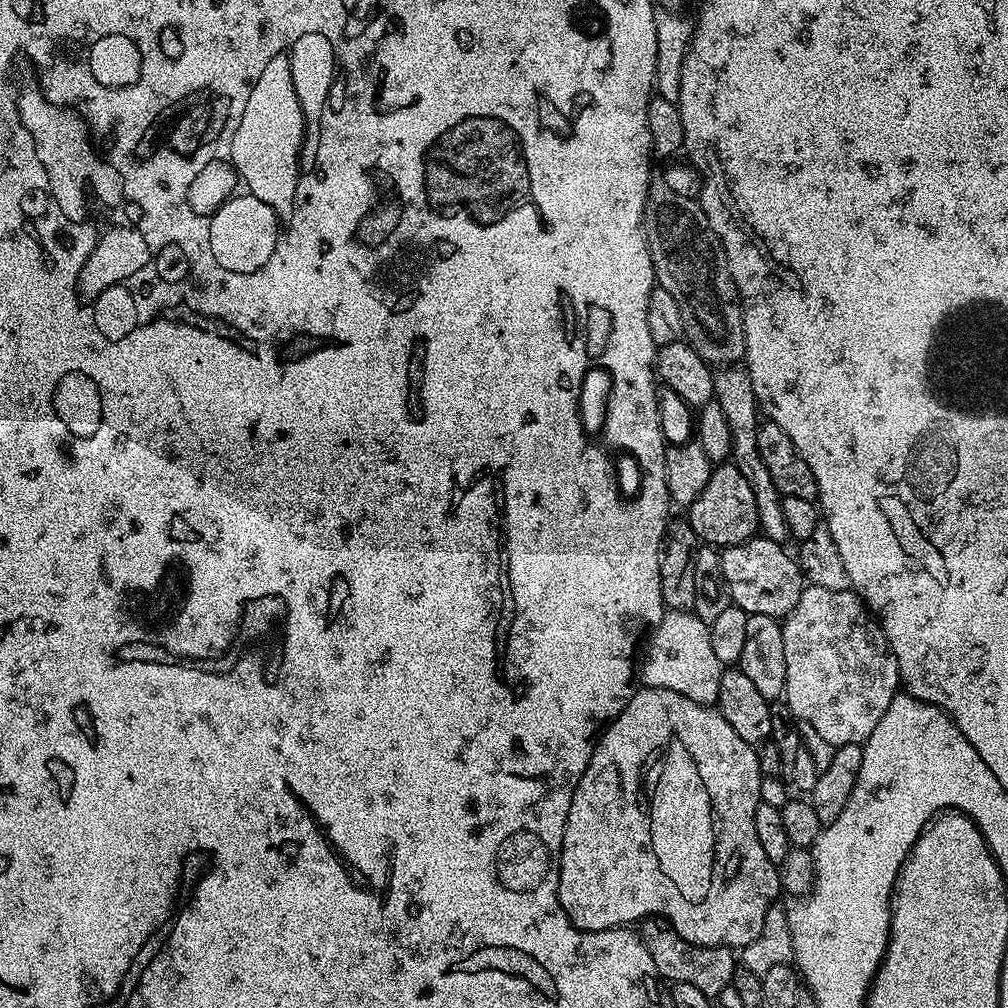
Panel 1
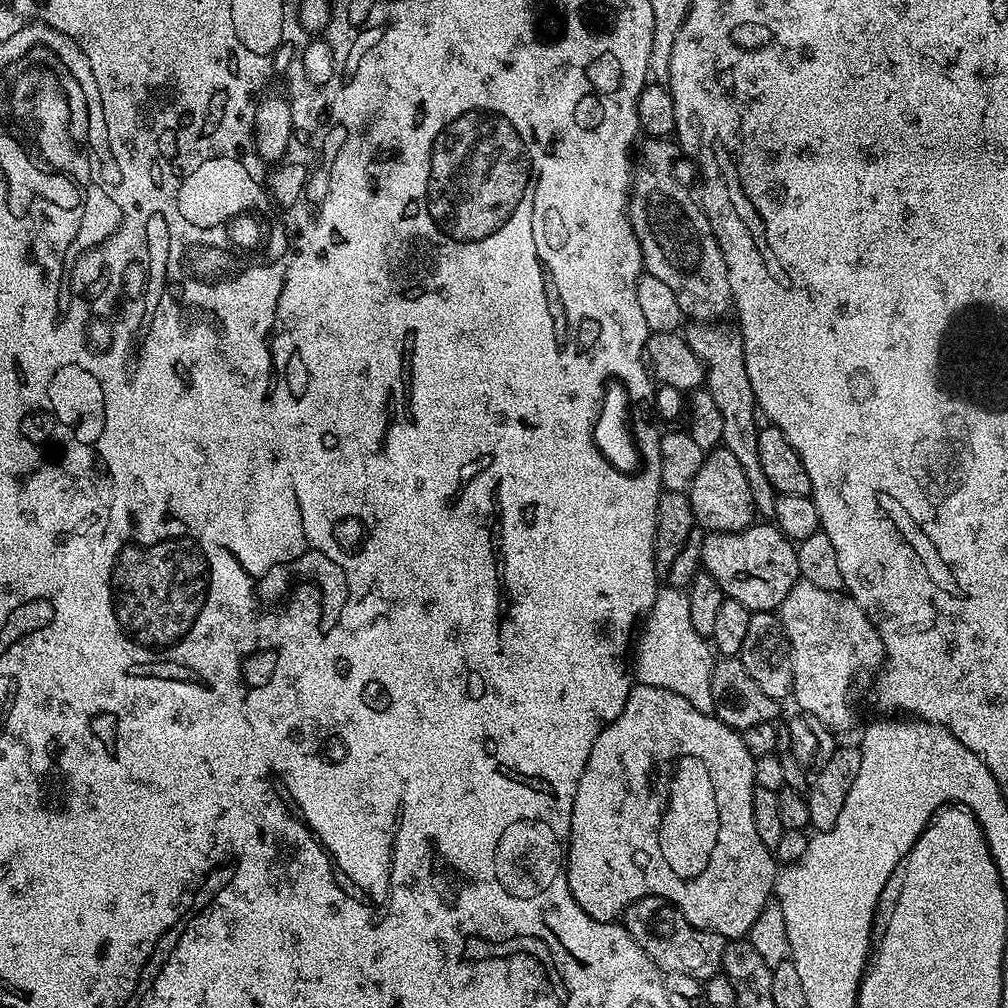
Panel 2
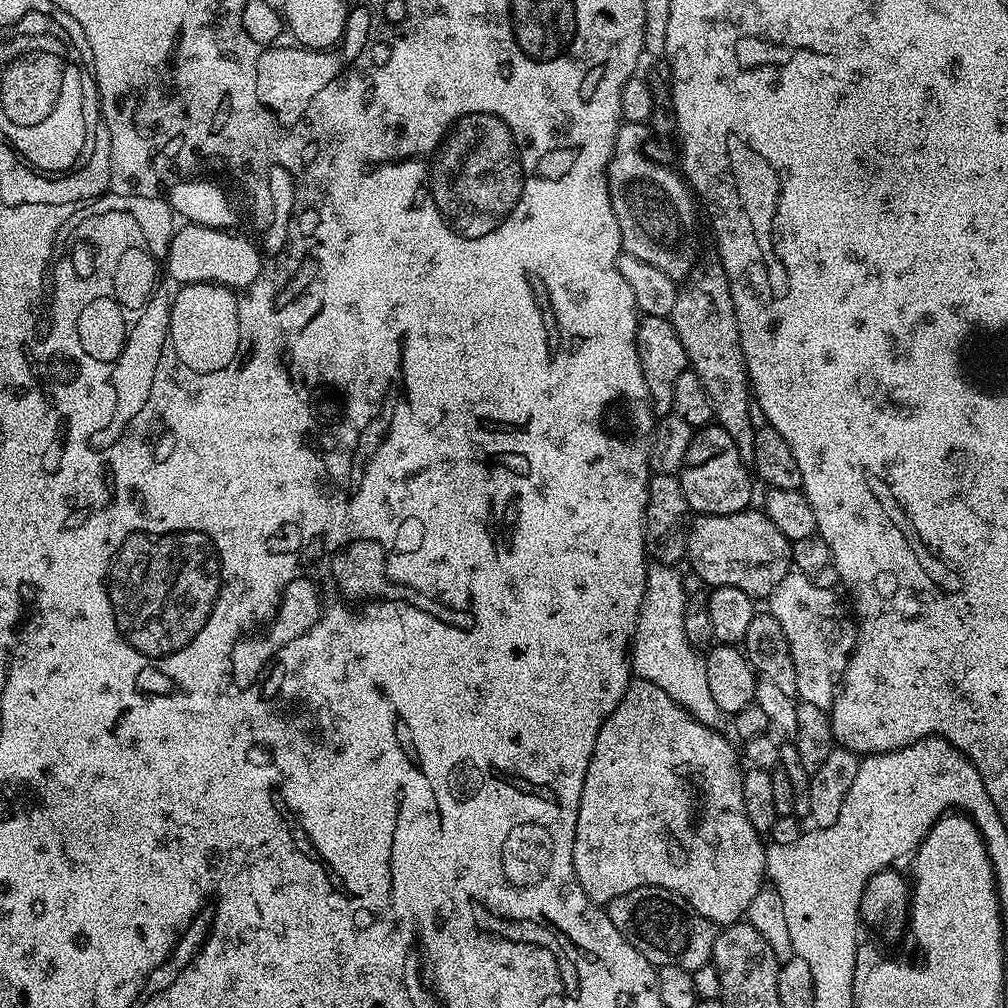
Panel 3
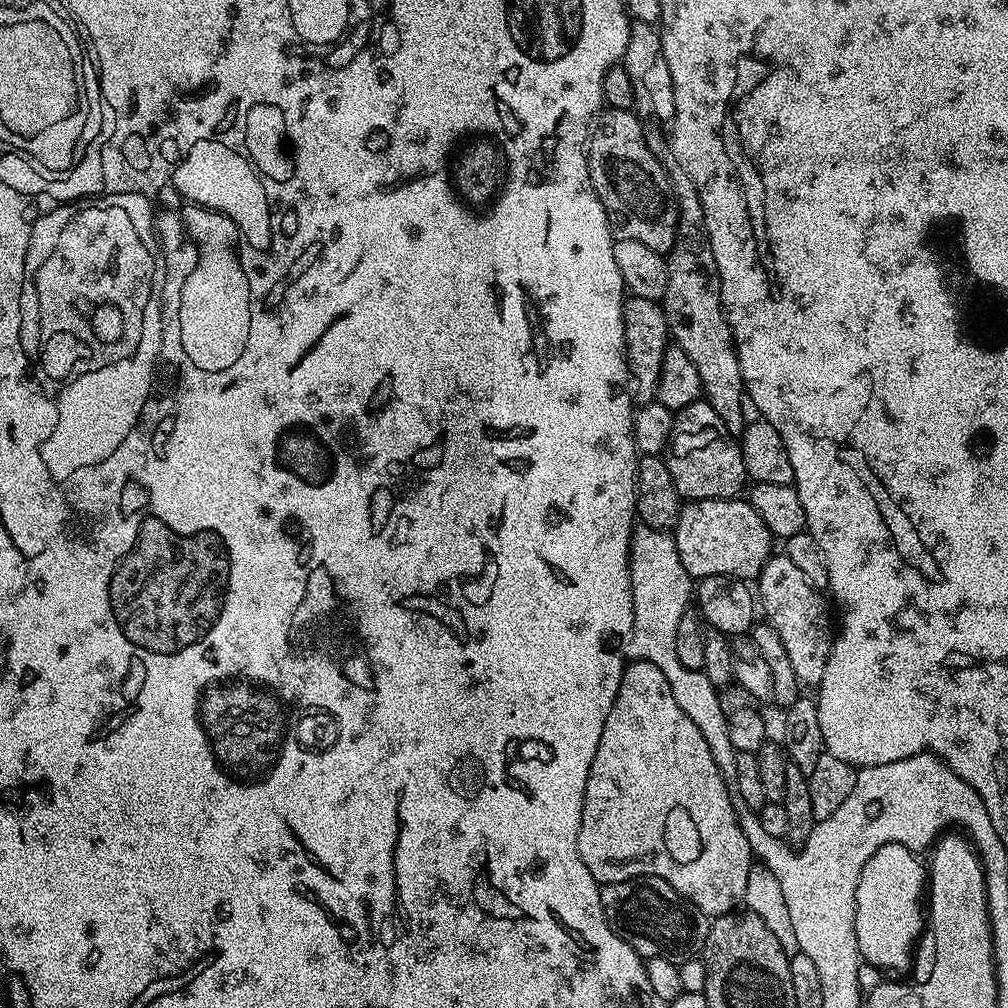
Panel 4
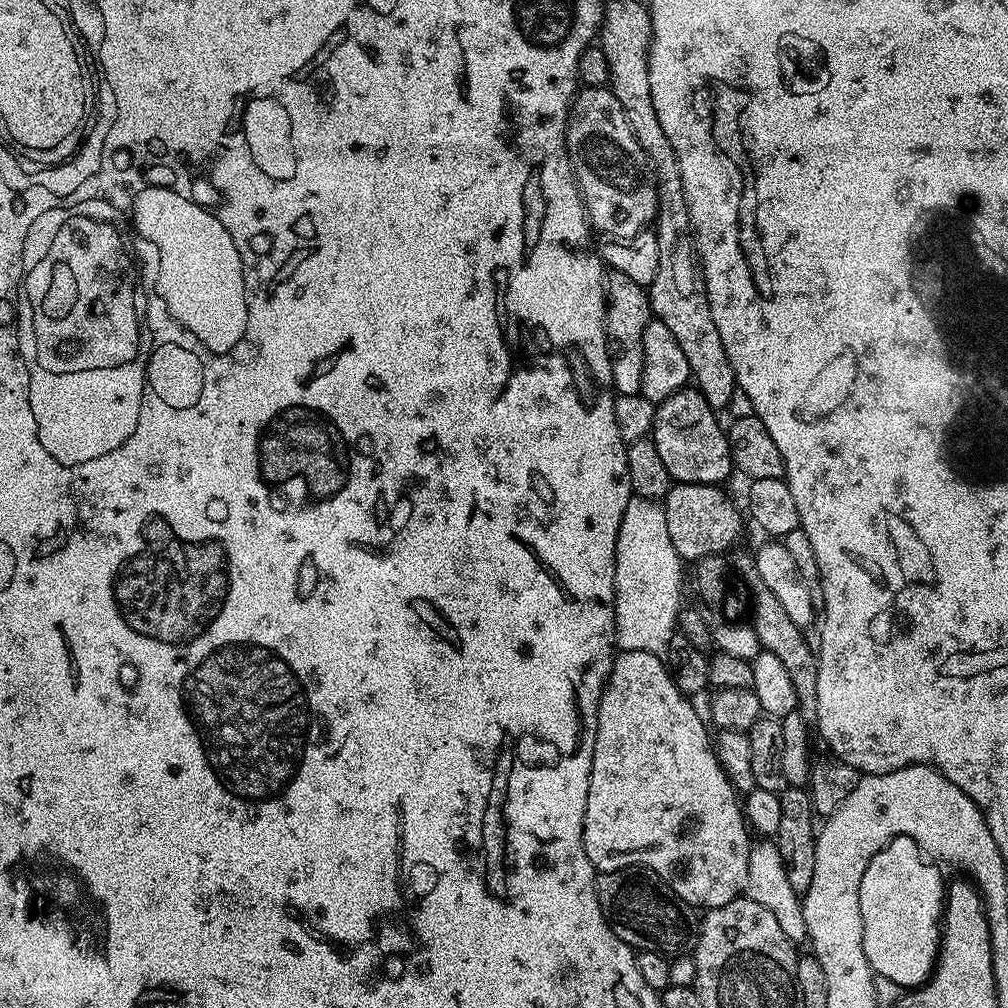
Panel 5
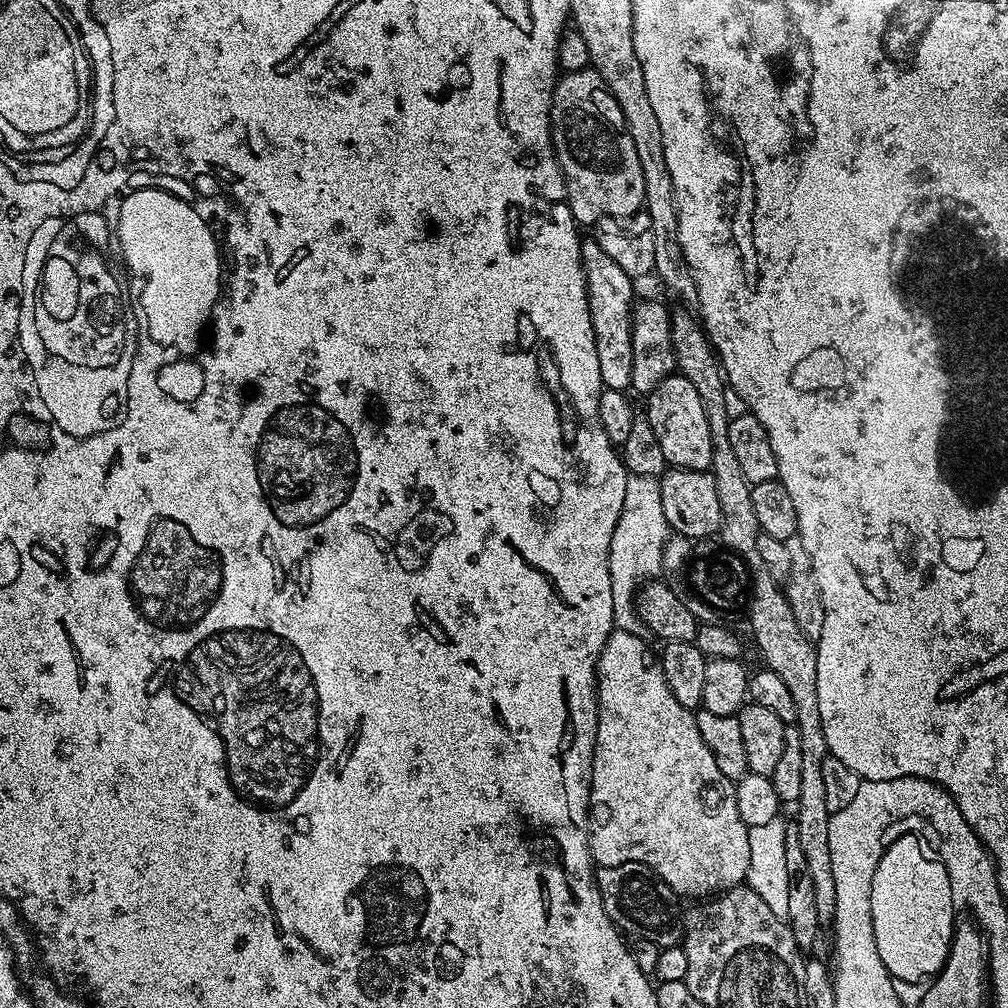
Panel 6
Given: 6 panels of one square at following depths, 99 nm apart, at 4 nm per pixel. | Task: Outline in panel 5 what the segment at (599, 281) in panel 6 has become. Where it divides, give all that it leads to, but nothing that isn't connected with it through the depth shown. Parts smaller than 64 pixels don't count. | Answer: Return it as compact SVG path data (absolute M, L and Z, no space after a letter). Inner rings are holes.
M609 271L606 276L606 331L613 345L624 347L624 356L612 361L612 387L619 395L638 396L644 369L644 331L653 319L648 289L643 284L626 278L626 274Z

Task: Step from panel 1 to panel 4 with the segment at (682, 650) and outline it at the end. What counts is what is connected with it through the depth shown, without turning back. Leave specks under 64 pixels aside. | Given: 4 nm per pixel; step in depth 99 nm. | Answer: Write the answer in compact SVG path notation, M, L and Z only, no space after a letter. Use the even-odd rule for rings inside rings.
M637 527L633 531L628 551L628 569L634 598L634 630L626 649L627 655L632 660L654 662L654 666L662 670L666 682L670 682L674 702L678 702L686 718L690 718L690 722L702 730L702 738L706 738L706 746L710 746L718 774L722 774L729 792L735 794L738 790L737 750L734 742L730 742L729 716L722 710L720 692L710 682L710 678L706 678L703 670L686 670L678 658L678 645L675 644L678 622L682 614L689 611L694 596L694 580L689 576L686 566L682 566L682 558L678 558L675 535L662 528Z

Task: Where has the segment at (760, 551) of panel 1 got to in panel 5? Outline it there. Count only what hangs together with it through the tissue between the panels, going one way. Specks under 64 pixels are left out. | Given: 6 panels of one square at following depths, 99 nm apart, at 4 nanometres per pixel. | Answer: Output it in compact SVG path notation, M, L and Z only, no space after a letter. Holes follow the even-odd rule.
M673 483L662 498L670 542L674 542L674 550L680 555L681 561L695 562L704 555L724 554L728 552L727 548L737 547L736 539L744 528L745 517L742 512L740 517L739 510L732 505L731 498L724 490L714 484Z

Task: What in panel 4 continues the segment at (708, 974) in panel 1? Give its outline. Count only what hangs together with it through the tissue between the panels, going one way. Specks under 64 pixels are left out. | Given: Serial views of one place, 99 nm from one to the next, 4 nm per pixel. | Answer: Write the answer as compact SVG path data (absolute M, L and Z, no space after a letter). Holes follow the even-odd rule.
M657 876L610 882L600 889L602 910L608 924L642 958L682 961L699 957L708 937L710 917L693 908L684 897Z

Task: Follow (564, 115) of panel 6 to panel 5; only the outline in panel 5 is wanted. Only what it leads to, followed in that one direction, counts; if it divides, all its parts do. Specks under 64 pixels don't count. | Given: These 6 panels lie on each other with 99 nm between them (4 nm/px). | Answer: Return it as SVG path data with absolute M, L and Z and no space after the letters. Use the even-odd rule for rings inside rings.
M584 86L577 91L572 111L568 114L568 127L564 130L564 146L588 214L588 223L597 233L605 232L603 235L608 238L633 236L645 231L655 221L656 173L652 171L642 146L638 146L638 138L634 138L634 130L630 130L628 115L622 110L622 102L614 98L611 87Z

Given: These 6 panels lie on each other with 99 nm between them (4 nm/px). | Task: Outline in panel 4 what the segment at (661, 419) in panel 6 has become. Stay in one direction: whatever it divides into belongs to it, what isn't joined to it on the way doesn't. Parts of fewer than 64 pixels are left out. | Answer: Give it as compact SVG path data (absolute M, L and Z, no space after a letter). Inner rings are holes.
M703 398L694 401L693 404L673 415L666 452L670 478L674 478L674 486L685 501L730 500L739 497L745 491L748 471L742 462L742 450L737 437L726 430L714 406L710 406Z

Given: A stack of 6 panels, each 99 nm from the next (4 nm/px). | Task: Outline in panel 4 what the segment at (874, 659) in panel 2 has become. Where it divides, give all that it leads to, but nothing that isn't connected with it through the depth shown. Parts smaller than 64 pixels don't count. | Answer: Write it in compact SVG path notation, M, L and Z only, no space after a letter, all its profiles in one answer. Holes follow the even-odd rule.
M773 554L768 557L766 566L758 577L758 604L766 615L767 623L778 630L778 638L782 638L782 646L786 646L786 654L790 658L790 666L794 666L794 674L801 685L818 686L822 682L822 674L826 674L826 662L830 658L830 650L834 639L832 616L824 605L821 589L815 588L790 562L787 554Z

